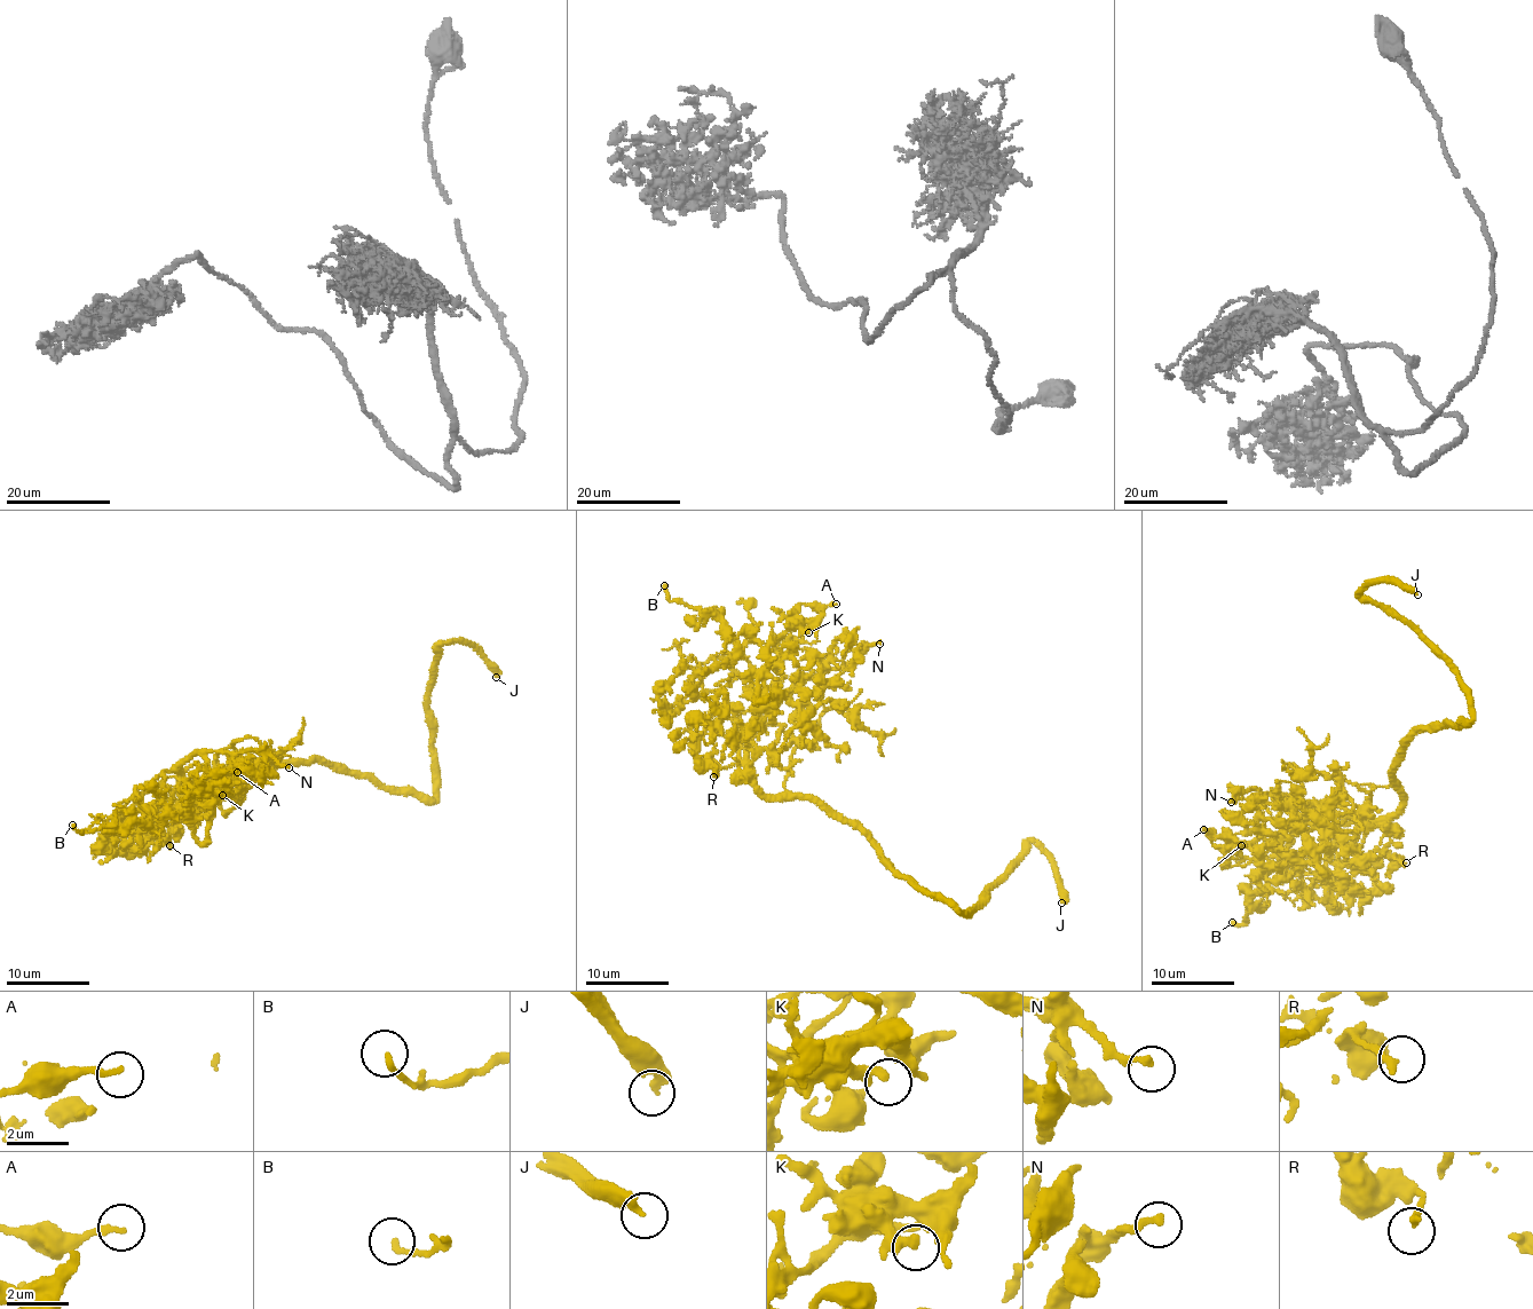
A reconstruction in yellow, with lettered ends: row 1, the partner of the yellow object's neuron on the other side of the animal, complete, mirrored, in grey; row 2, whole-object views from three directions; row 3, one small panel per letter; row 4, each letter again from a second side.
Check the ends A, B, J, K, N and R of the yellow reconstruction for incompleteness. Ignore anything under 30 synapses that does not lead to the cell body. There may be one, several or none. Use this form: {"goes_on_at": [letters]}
{"goes_on_at": ["J"]}

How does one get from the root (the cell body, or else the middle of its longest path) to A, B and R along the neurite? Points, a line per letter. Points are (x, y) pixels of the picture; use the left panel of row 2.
A: (308, 762), (220, 781), (181, 817), (198, 810), (188, 806), (186, 780), (196, 787), (237, 772)
B: (308, 762), (220, 781), (197, 801), (179, 791), (173, 769), (136, 788), (145, 822), (86, 833), (72, 825)
R: (308, 762), (220, 781), (197, 801), (173, 804), (165, 817), (153, 822), (170, 845)

